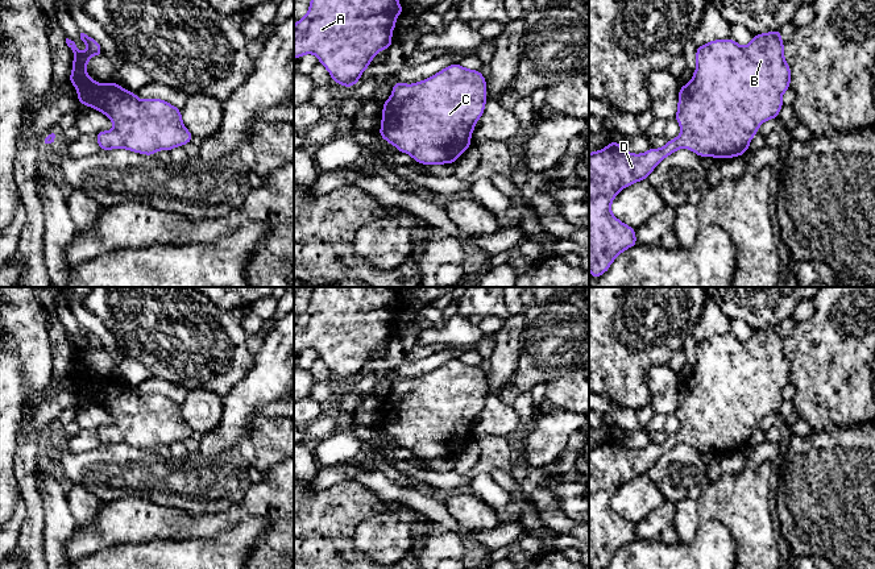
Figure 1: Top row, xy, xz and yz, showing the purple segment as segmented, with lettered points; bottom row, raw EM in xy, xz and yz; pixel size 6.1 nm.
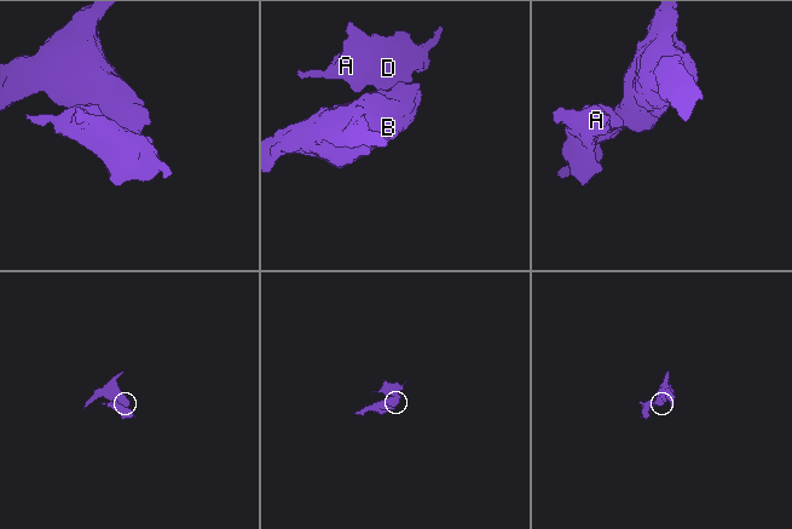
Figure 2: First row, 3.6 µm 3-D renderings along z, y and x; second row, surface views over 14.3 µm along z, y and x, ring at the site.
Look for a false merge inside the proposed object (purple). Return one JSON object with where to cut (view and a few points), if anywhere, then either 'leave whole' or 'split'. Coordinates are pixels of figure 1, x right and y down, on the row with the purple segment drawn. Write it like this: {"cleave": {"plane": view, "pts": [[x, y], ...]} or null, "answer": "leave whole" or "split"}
{"cleave": null, "answer": "leave whole"}

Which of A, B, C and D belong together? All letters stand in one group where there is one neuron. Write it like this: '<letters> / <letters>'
A B C D

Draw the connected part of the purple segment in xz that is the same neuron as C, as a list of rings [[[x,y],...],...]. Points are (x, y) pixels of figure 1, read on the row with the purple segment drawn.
[[[453,63],[414,84],[395,82],[391,96],[382,104],[378,134],[420,165],[455,163],[472,145],[470,137],[485,104],[486,80],[482,72]]]

